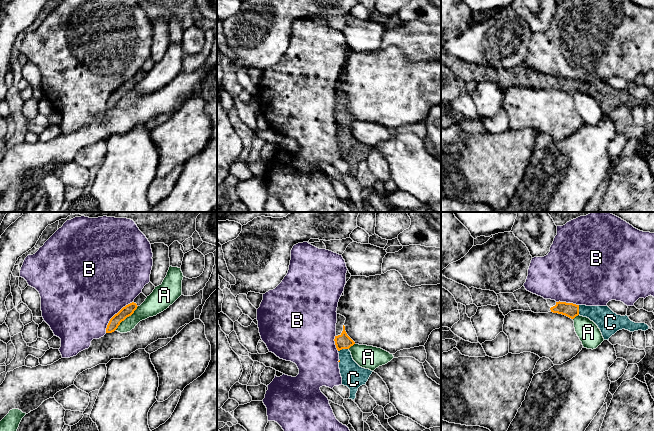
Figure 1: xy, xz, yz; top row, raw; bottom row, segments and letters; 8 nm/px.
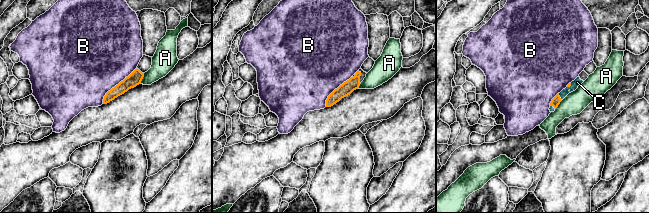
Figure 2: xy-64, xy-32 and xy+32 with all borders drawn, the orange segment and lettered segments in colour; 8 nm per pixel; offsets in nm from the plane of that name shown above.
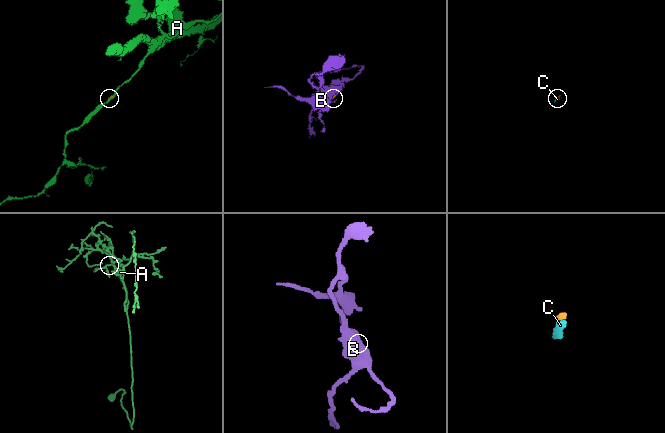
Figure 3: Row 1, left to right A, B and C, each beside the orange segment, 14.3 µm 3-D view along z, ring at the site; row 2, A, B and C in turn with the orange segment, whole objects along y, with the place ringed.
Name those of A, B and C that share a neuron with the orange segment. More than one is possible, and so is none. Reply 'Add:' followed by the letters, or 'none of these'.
Add: C

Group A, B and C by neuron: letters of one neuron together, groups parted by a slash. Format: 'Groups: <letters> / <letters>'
Groups: A / B / C

